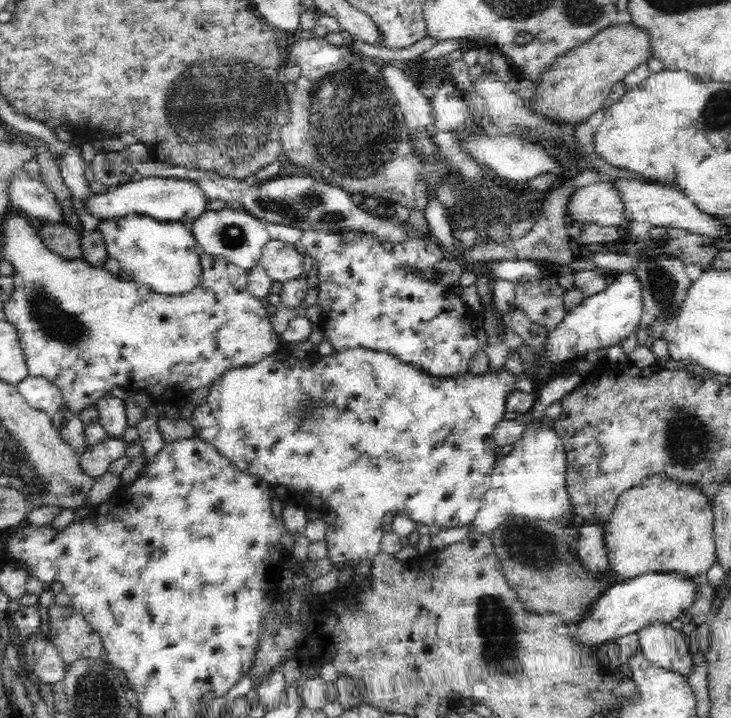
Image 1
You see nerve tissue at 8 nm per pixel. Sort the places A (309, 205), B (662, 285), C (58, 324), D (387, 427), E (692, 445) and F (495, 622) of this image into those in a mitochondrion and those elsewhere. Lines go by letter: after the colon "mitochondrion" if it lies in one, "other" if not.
A: mitochondrion
B: mitochondrion
C: mitochondrion
D: other
E: mitochondrion
F: mitochondrion

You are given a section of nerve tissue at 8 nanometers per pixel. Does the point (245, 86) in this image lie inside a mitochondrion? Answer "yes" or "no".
yes

